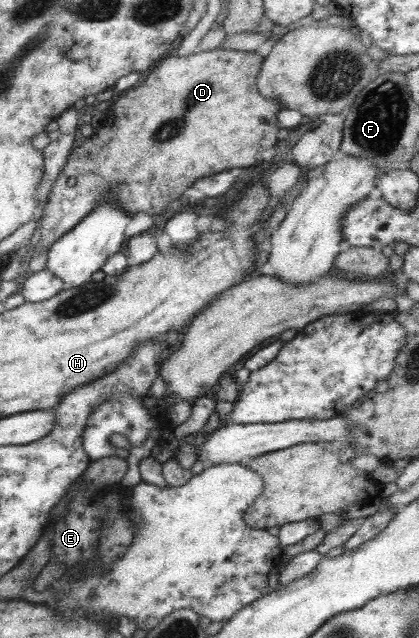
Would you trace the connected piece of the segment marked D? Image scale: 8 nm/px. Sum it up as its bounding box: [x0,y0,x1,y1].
[35,48,282,250]

